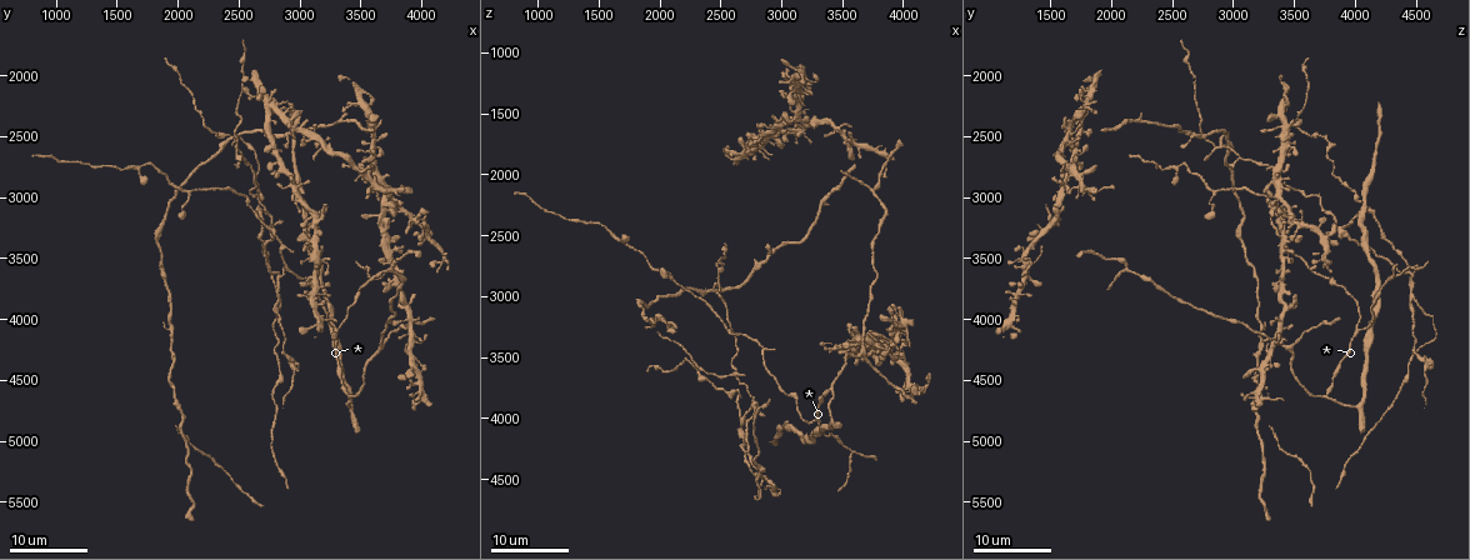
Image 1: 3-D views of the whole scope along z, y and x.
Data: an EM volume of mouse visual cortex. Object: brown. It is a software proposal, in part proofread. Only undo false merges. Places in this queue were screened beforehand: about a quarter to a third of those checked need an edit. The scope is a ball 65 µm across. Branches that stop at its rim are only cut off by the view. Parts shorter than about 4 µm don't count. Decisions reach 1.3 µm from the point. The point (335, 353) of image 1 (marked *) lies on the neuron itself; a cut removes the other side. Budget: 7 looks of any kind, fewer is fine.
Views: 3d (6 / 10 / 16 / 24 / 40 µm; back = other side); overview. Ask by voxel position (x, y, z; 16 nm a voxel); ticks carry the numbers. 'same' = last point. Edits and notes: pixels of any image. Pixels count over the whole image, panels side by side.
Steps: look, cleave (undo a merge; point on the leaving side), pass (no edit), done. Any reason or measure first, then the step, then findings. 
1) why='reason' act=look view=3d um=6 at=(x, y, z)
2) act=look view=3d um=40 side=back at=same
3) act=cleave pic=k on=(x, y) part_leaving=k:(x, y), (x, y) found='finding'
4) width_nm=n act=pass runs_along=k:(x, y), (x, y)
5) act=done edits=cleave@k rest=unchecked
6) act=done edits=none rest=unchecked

why='arms part here' act=look view=3d um=16 at=(3440, 4640, 3780)

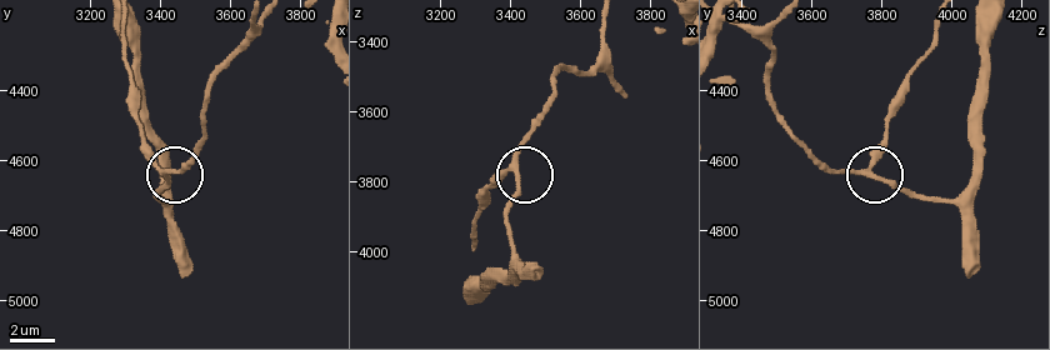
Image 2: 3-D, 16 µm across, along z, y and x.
act=look view=3d um=10 at=(3420, 4640, 3760)

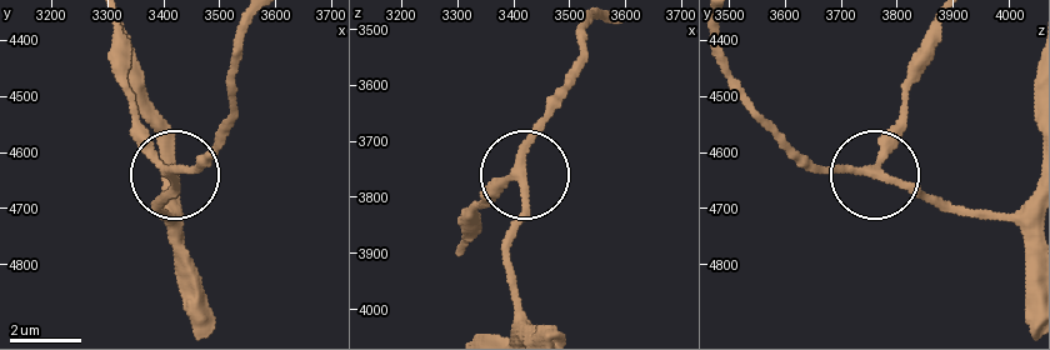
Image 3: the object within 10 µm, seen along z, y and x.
width_nm=210 act=pass runs_along=3:(114, 24), (114, 60), (138, 131), (176, 176), (159, 219) found='one neuron here'

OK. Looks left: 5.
why='three arms meet' act=look view=3d um=24 at=(3680, 4120, 3240)

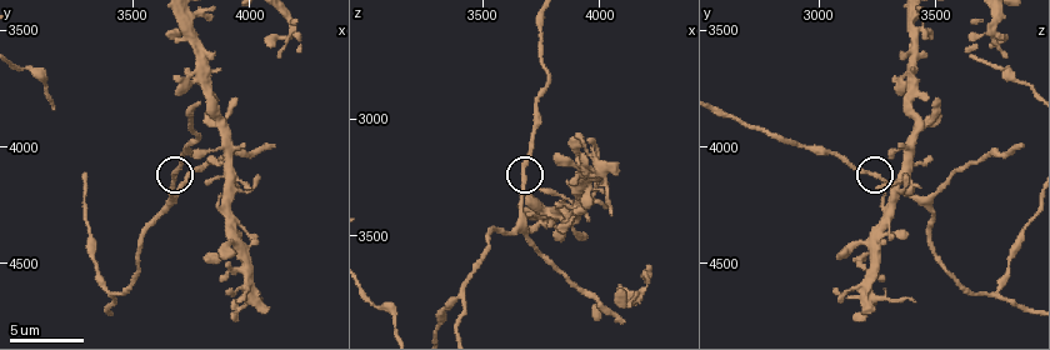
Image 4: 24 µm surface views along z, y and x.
act=look view=3d um=10 at=(3670, 4130, 3250)

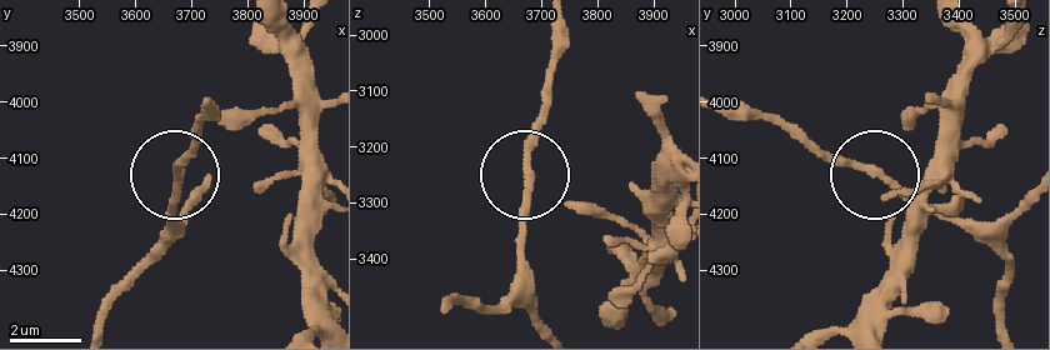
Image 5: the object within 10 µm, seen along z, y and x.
arms=3 act=pass runs_along=5:(1004, 328), (1004, 274), (978, 239), (793, 131) found='continuous, no second neuron'

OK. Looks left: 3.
why='three-way junction' act=look view=3d um=24 at=(3720, 3600, 2100)

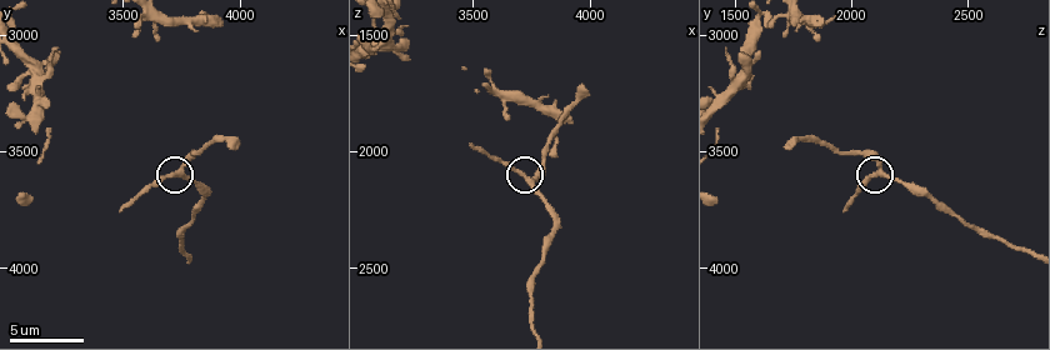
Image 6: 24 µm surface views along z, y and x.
act=look view=3d um=6 at=(3750, 3580, 2120)

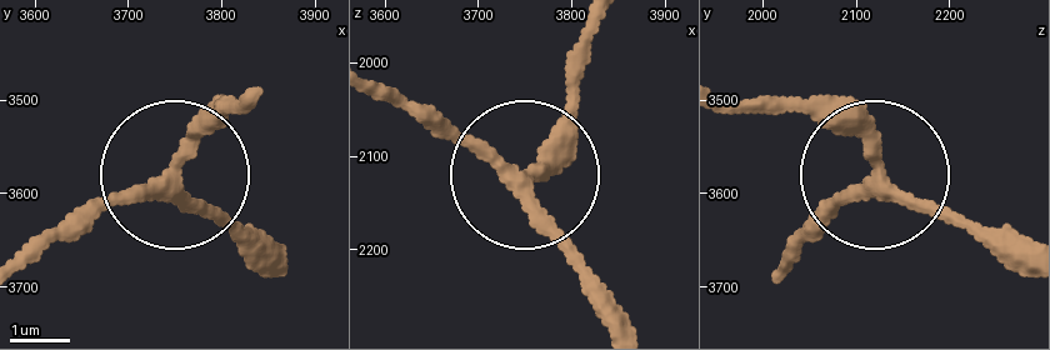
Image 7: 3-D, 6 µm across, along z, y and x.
arms=3 act=pass runs_along=7:(259, 271), (169, 178), (69, 236) found='continuous, no second neuron'

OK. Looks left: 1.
act=done edits=none rest=unchecked

